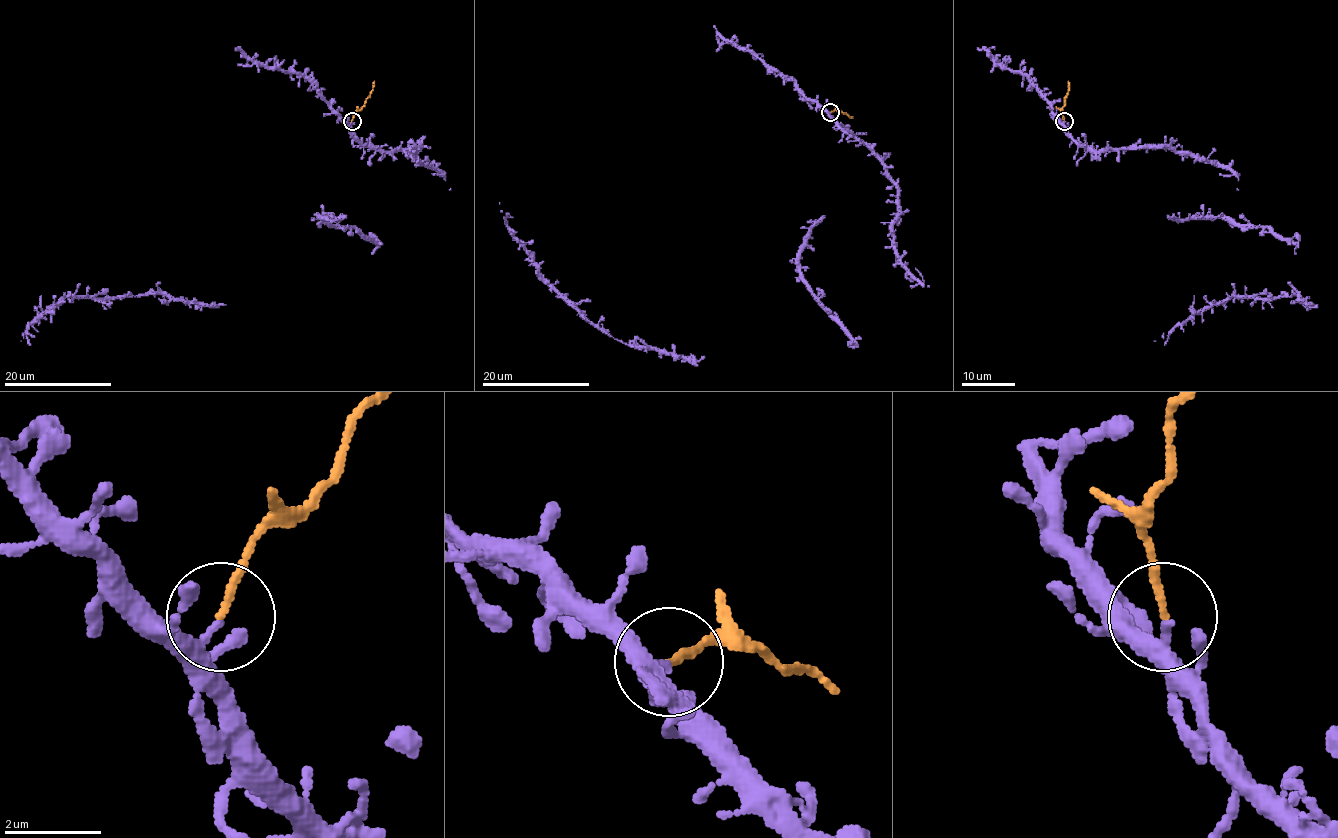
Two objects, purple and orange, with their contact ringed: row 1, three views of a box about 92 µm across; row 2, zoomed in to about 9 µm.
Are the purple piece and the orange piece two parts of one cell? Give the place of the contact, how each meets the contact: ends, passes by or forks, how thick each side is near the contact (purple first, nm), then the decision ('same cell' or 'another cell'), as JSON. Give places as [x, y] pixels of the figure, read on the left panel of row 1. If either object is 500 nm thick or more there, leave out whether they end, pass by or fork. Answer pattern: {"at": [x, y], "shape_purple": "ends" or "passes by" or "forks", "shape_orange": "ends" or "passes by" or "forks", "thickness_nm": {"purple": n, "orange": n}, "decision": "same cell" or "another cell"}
{"at": [352, 121], "shape_purple": "passes by", "shape_orange": "ends", "thickness_nm": {"purple": 200, "orange": 140}, "decision": "another cell"}

